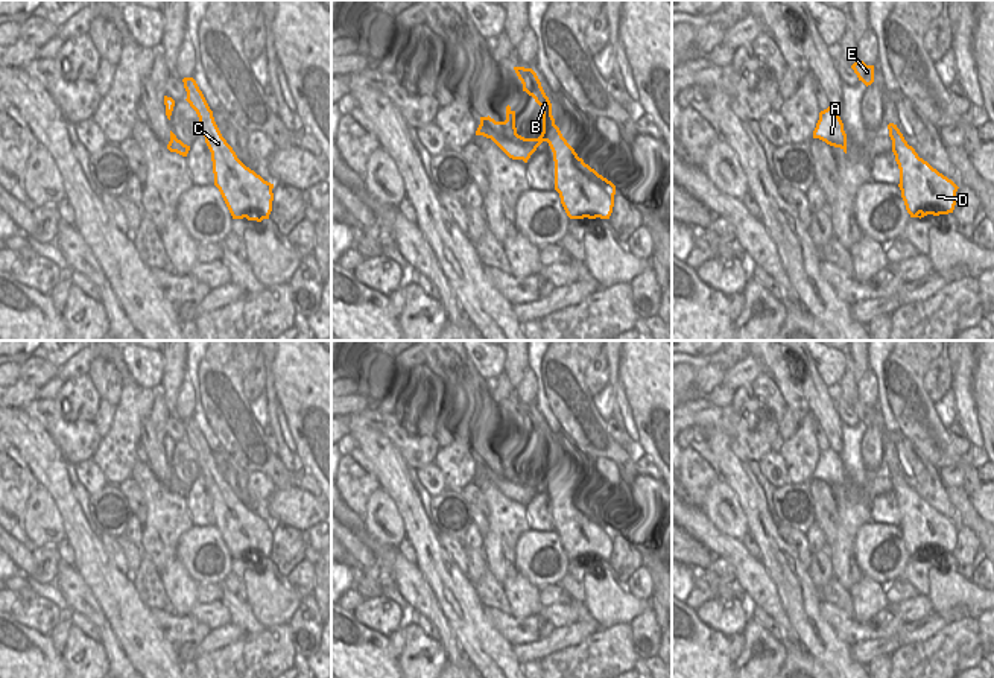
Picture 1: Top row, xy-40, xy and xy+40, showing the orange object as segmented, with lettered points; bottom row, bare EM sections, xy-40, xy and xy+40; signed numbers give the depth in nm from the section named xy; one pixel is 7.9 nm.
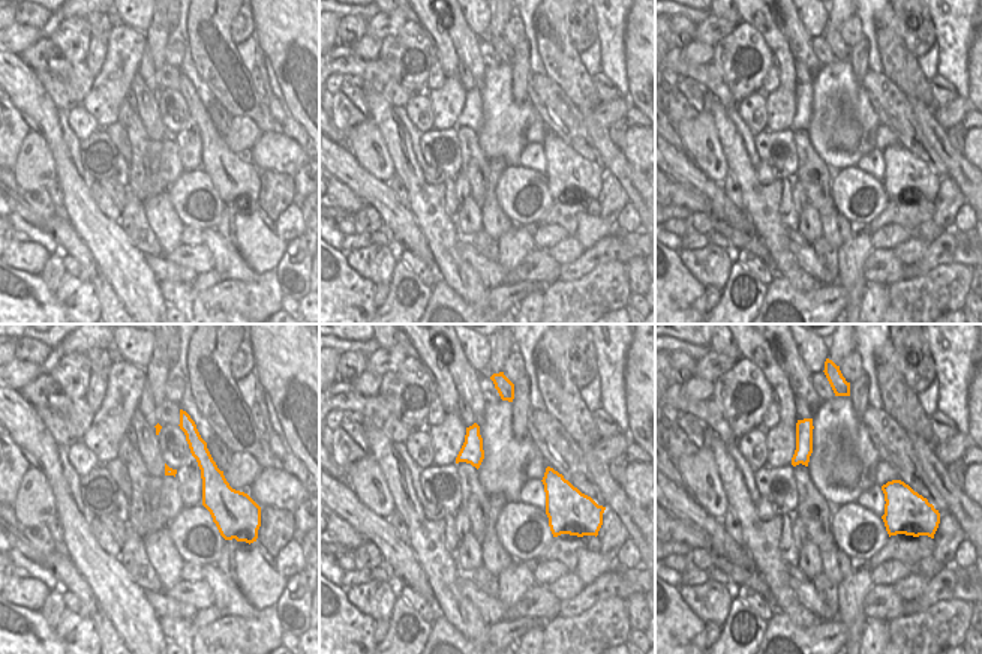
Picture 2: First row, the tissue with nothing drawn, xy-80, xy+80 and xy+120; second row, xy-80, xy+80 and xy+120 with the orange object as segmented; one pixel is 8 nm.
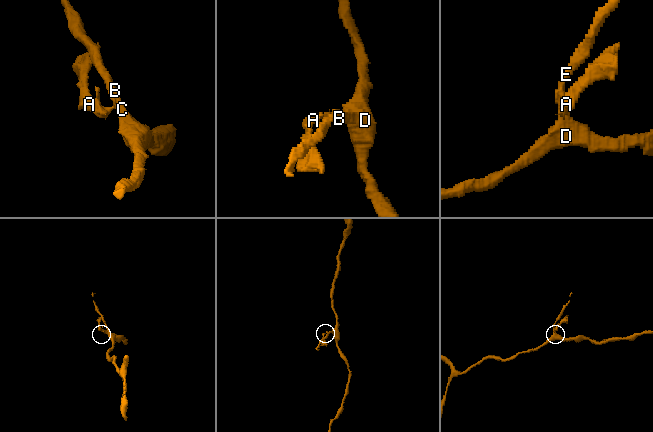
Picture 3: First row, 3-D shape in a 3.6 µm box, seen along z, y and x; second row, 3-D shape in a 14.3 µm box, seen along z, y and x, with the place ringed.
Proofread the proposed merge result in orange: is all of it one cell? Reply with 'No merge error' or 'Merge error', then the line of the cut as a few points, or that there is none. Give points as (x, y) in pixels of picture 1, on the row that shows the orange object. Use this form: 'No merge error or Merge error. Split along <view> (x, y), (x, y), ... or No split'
Merge error. Split along xy (541, 134), (546, 140).

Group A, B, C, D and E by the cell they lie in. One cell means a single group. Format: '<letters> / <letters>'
A / B C D E

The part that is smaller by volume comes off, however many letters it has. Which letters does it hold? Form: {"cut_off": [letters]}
{"cut_off": ["A"]}

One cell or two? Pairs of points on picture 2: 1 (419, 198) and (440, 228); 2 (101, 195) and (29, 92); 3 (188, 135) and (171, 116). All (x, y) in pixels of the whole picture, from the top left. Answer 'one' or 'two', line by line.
1: one
2: two
3: two

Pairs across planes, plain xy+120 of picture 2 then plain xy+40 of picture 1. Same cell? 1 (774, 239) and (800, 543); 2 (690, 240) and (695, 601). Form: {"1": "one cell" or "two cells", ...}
{"1": "two cells", "2": "one cell"}

